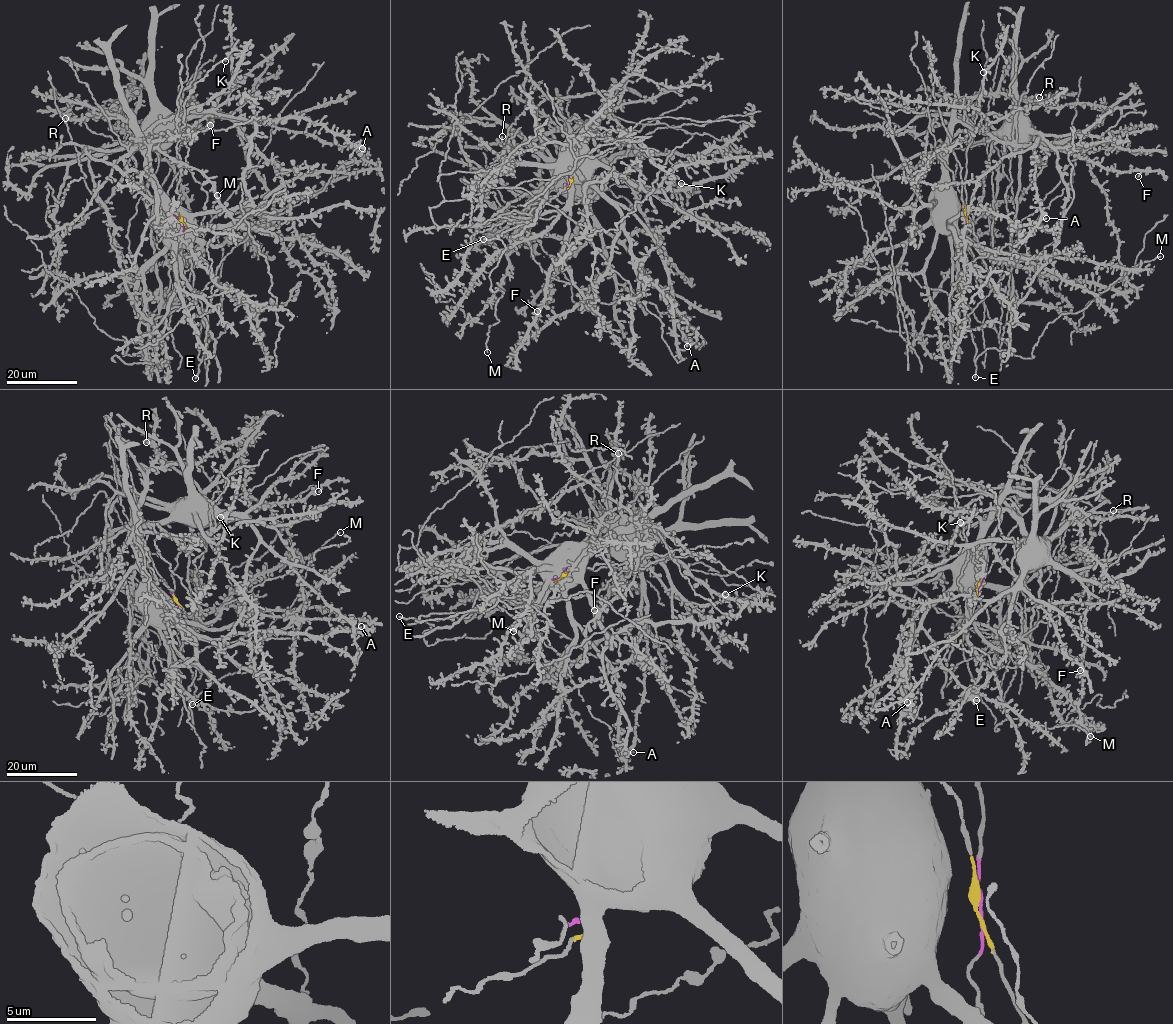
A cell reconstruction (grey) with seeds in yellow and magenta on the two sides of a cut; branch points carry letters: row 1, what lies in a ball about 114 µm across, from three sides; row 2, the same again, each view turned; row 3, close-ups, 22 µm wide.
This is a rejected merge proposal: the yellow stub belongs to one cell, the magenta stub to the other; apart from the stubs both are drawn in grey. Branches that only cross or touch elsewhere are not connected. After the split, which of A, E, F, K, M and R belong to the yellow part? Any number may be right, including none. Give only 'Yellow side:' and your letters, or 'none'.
Yellow side: A, K

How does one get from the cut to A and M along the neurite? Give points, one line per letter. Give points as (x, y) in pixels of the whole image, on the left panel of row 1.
A: (181, 222), (183, 275), (164, 307), (148, 212), (148, 149), (185, 119), (268, 122), (363, 148)
M: (182, 222), (202, 304), (201, 359), (211, 336), (225, 332), (218, 282), (223, 252), (211, 216), (217, 195)

